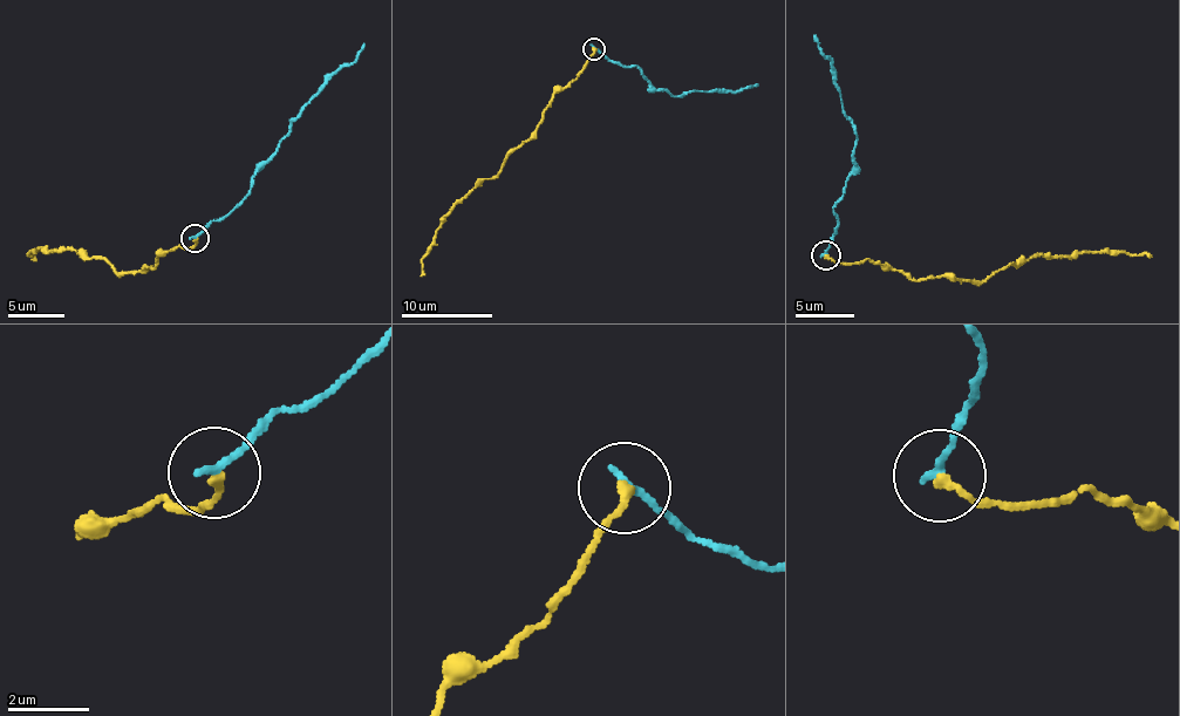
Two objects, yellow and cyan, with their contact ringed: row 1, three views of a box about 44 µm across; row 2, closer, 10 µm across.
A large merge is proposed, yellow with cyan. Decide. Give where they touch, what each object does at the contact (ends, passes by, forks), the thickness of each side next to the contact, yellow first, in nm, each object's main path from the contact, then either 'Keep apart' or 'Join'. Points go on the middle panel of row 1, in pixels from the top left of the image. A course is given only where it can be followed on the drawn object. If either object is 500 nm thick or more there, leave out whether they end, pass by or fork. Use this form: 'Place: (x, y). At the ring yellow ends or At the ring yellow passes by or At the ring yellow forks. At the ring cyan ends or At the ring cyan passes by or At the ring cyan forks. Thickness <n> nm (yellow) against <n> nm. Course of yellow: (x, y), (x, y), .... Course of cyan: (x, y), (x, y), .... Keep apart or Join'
Place: (594, 49). At the ring yellow ends. At the ring cyan ends. Thickness 200 nm (yellow) against 200 nm. Course of yellow: (593, 48), (586, 68), (557, 91), (544, 117), (492, 178), (481, 178), (454, 205), (435, 231), (421, 277). Course of cyan: (593, 48), (609, 61), (638, 67), (655, 89), (673, 95), (690, 90), (743, 90), (757, 84). Keep apart

